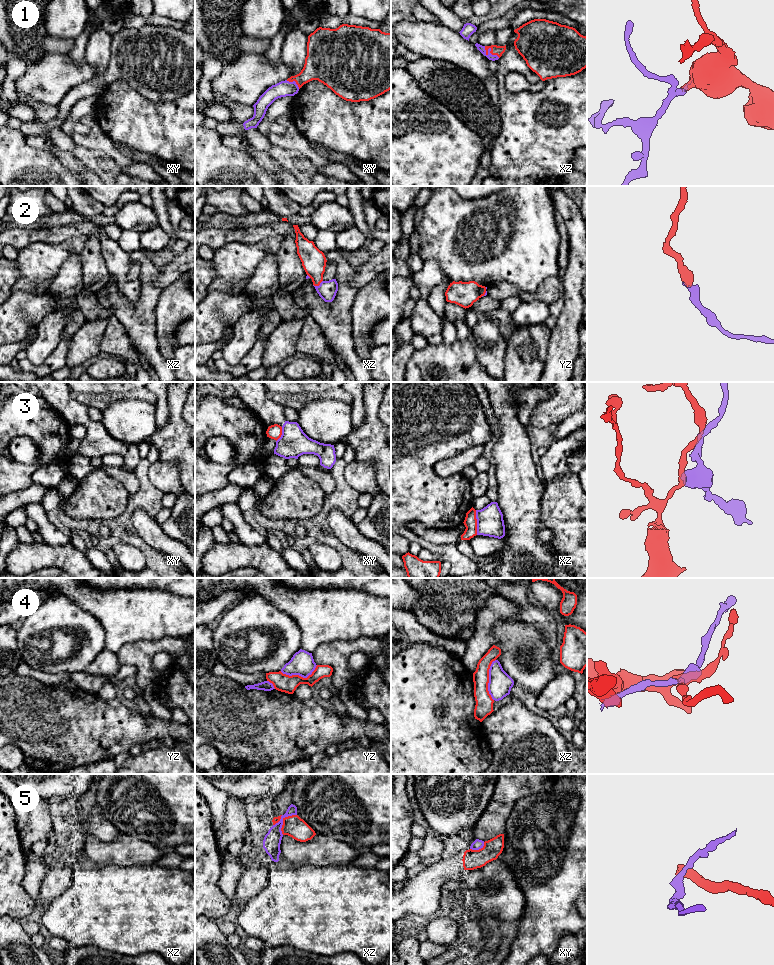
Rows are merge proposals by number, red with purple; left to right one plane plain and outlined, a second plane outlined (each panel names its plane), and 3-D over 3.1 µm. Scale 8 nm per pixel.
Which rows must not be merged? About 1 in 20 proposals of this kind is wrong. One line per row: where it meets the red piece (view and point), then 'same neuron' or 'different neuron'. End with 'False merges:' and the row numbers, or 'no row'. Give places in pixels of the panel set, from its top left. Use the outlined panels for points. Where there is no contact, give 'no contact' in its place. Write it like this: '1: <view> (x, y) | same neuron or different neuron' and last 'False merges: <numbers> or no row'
1: xz (491, 53) | same neuron
2: xz (318, 285) | same neuron
3: xz (476, 522) | different neuron
4: xz (488, 680) | same neuron
5: xz (285, 817) | different neuron
False merges: 3, 5

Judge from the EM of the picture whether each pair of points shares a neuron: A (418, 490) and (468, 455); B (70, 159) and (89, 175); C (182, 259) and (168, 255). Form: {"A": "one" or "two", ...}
{"A": "two", "B": "one", "C": "two"}

